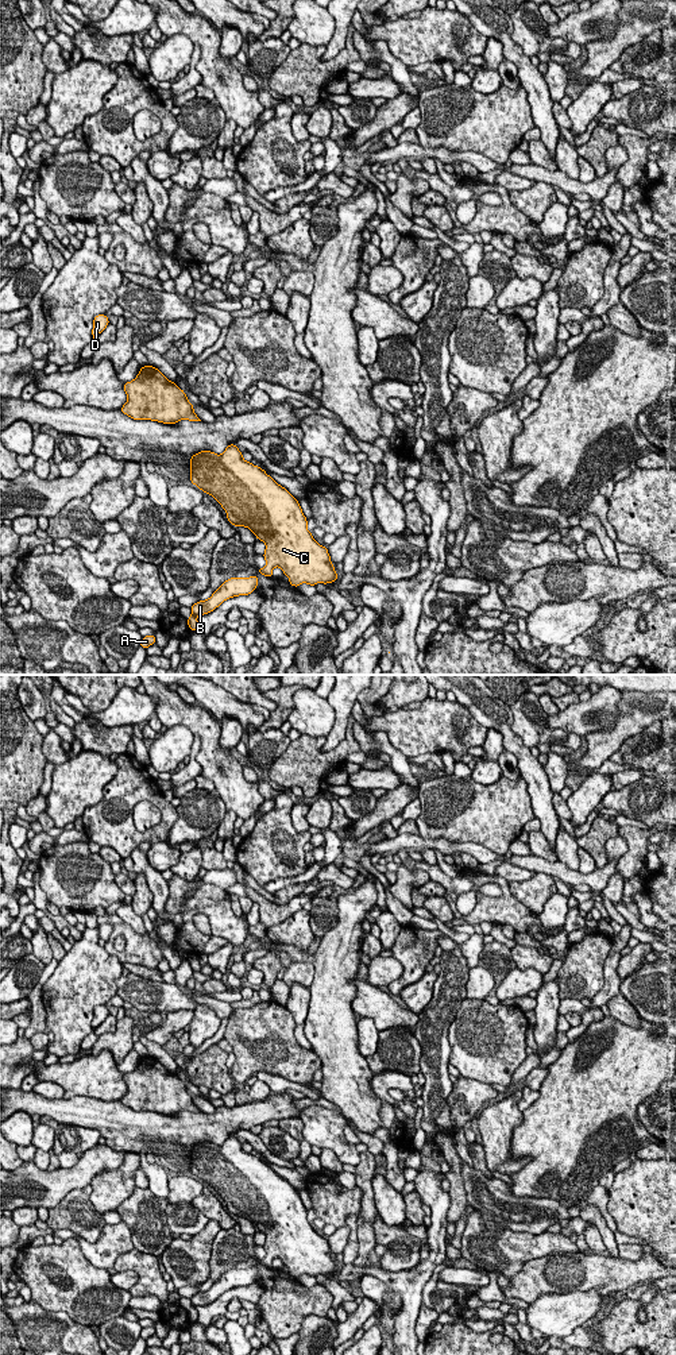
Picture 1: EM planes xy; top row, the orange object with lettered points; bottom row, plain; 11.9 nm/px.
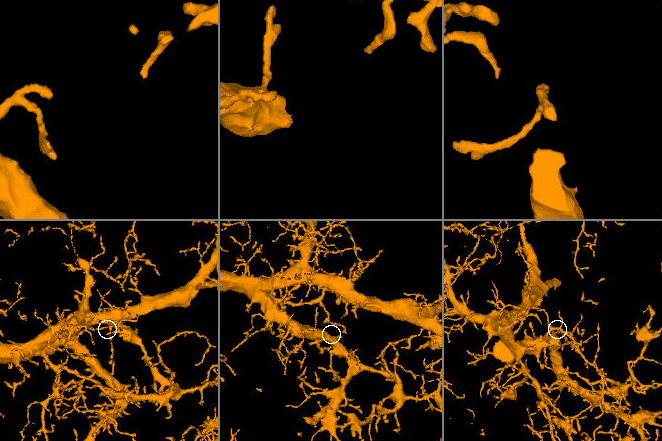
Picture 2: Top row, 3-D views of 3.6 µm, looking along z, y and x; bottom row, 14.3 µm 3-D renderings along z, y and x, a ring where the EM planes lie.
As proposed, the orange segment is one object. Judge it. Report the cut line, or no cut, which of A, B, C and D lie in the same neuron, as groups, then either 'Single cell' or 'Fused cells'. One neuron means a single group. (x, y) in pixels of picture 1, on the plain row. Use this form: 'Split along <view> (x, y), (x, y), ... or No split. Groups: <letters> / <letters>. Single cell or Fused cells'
No split. Groups: A B C D. Single cell

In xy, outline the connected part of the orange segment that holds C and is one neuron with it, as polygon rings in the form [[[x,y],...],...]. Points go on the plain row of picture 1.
[[[229,1135],[221,1146],[210,1142],[193,1146],[190,1149],[190,1173],[221,1196],[228,1213],[248,1219],[258,1231],[266,1235],[263,1244],[266,1256],[258,1259],[259,1265],[271,1269],[273,1261],[279,1258],[294,1278],[302,1274],[316,1277],[337,1271],[328,1239],[320,1236],[308,1221],[308,1211],[300,1193],[264,1161],[246,1153],[235,1135]]]

